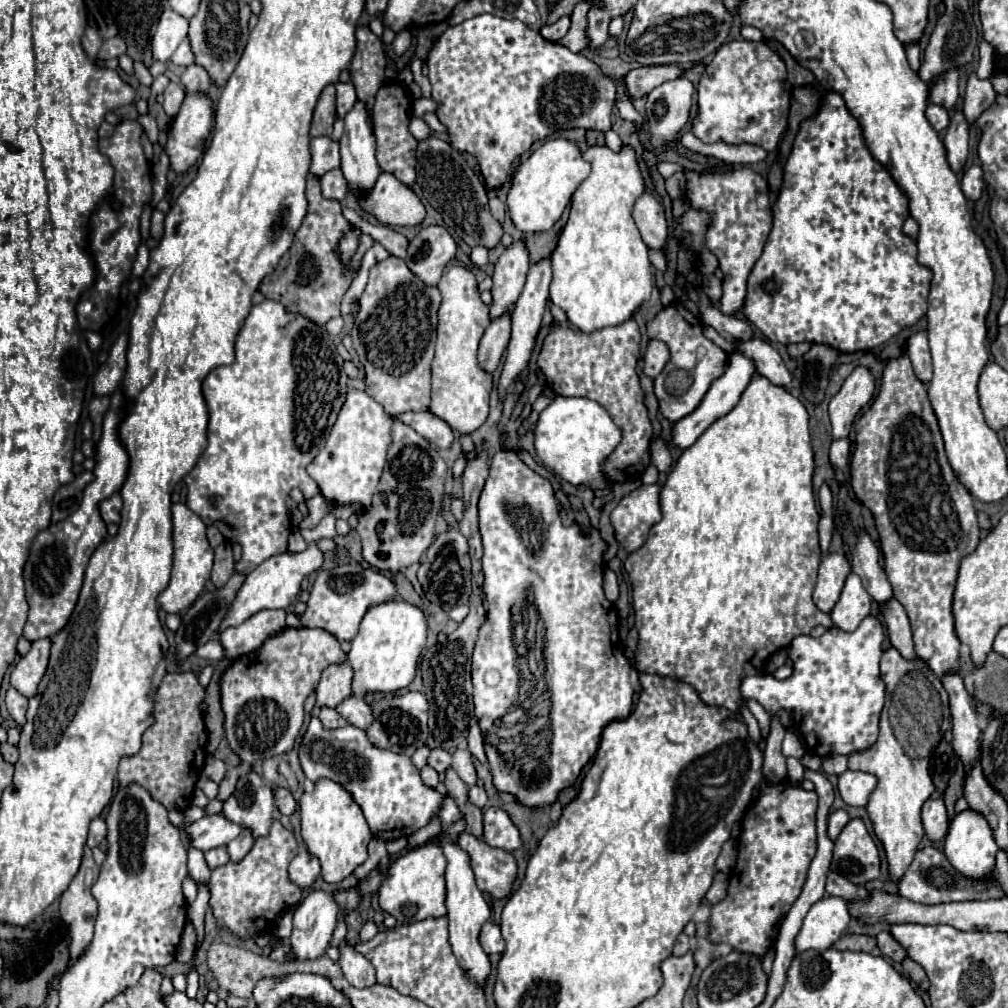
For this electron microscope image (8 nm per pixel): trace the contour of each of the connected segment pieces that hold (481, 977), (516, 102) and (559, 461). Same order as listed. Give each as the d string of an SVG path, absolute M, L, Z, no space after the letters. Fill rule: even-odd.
M457 821L453 823L449 829L445 829L445 839L443 839L443 853L447 857L447 871L445 871L445 879L447 879L447 919L449 919L449 943L453 947L453 955L457 957L461 969L465 971L465 975L481 989L485 989L487 979L491 975L491 961L489 955L483 951L481 943L479 943L479 931L483 927L485 921L489 921L491 909L483 897L483 893L479 891L473 871L469 867L469 855L455 843L457 835L465 831L465 821Z
M477 15L473 19L467 19L459 25L453 25L449 27L433 45L433 49L429 51L429 57L427 57L427 67L429 67L429 81L431 81L431 87L433 87L433 99L441 103L441 107L437 109L437 117L443 125L447 125L449 129L449 141L455 149L459 151L467 151L471 155L475 155L475 159L479 161L479 167L481 167L481 175L487 183L489 189L497 189L505 183L509 171L511 171L511 161L515 157L519 157L521 153L529 151L529 147L535 143L535 141L543 141L545 137L557 133L557 131L563 131L563 129L575 129L575 127L581 127L581 129L595 129L595 131L603 131L605 135L605 141L607 145L613 149L613 151L619 151L621 147L621 139L617 133L613 133L611 129L611 109L615 105L615 85L609 77L603 75L603 81L601 79L601 69L591 61L587 59L585 55L581 53L571 53L567 47L559 45L559 43L551 43L547 39L541 37L541 33L537 31L531 31L527 25L523 25L521 21L517 19L501 19L501 17L495 17L495 15Z
M561 397L541 411L535 427L535 449L545 465L549 465L561 479L571 485L585 485L591 491L605 489L609 485L603 477L603 461L613 453L621 441L621 429L613 423L609 413L591 399L585 397Z

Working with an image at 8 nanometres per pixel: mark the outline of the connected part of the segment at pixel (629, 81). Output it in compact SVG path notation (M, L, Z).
M659 65L659 67L639 67L631 69L623 81L627 87L627 93L631 99L643 99L645 95L651 93L657 85L671 81L675 77L683 75L683 71L677 65Z

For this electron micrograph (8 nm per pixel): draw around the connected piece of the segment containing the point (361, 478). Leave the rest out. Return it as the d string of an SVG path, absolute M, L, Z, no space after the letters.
M349 389L347 401L341 407L337 423L333 425L331 435L327 437L327 445L307 465L307 473L317 481L325 499L329 499L333 503L339 503L339 505L343 505L343 503L371 503L371 497L379 485L379 477L381 477L389 447L391 447L391 415L387 415L383 405L373 401L365 391Z

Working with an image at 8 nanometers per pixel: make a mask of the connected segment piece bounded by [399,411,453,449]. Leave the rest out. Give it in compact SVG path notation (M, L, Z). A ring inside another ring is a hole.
M431 411L403 413L399 415L399 421L403 421L405 425L411 425L419 435L423 435L427 441L435 443L441 449L447 449L453 441L451 427L443 419L435 417Z

